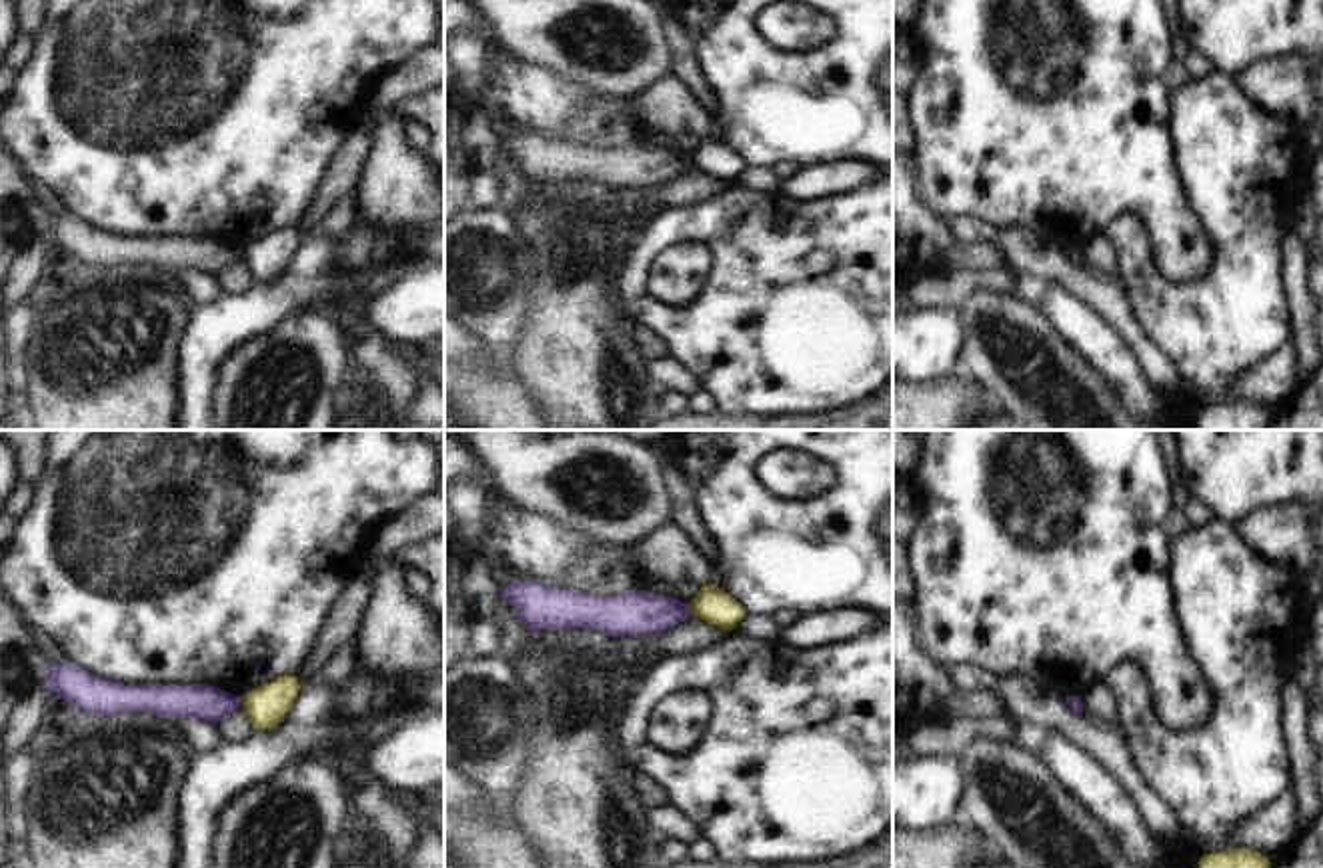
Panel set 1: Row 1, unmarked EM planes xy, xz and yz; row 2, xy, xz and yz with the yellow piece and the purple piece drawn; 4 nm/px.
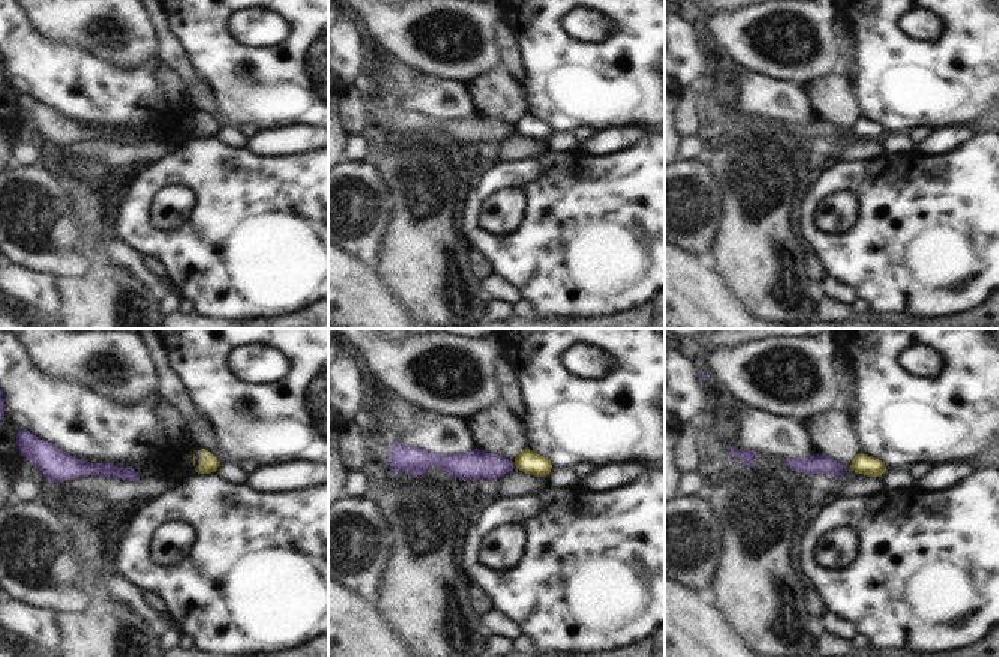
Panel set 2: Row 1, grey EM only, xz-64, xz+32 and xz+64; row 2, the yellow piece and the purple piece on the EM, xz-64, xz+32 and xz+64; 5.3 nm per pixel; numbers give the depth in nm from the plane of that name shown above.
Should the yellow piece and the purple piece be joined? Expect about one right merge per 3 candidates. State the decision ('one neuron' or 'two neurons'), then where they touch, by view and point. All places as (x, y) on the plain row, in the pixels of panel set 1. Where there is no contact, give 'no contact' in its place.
two neurons | xz (691, 160)

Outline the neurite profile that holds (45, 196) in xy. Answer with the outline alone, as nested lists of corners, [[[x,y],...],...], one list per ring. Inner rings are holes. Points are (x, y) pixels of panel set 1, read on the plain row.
[[[26,174],[34,198],[44,206],[46,212],[62,214],[66,212],[62,202],[44,186],[40,186],[32,176]]]

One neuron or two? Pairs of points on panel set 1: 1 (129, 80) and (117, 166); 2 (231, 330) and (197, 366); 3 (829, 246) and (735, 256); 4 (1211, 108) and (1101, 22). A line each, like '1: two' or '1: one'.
1: one
2: one
3: one
4: two

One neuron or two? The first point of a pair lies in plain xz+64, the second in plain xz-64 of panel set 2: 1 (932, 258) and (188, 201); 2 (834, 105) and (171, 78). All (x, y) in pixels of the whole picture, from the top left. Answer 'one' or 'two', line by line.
1: two
2: one

